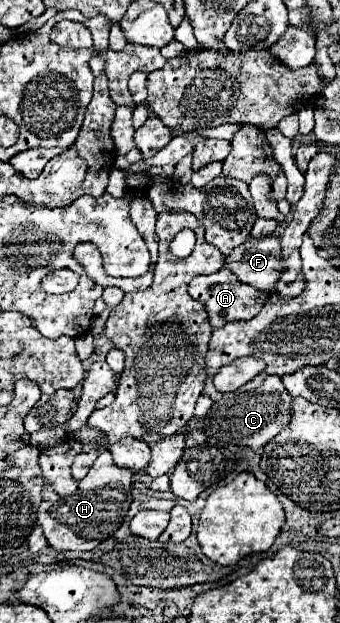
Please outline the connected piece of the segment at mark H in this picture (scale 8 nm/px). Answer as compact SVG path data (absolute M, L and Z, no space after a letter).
M63 441L57 449L45 449L39 455L39 465L43 473L43 501L37 509L37 523L43 527L43 533L49 545L57 551L93 551L101 541L105 541L117 525L125 519L131 505L131 475L129 469L117 469L113 465L111 453L105 451L91 465L85 479L75 481L71 477L71 463L81 451L79 441Z

